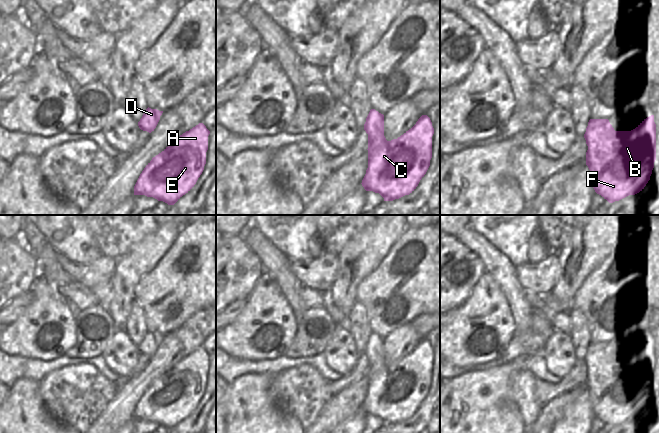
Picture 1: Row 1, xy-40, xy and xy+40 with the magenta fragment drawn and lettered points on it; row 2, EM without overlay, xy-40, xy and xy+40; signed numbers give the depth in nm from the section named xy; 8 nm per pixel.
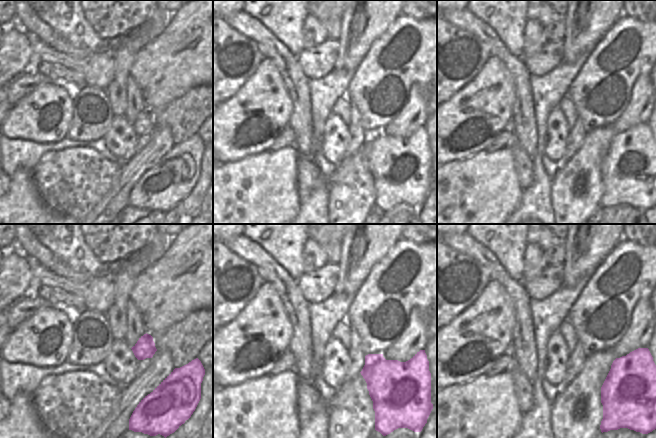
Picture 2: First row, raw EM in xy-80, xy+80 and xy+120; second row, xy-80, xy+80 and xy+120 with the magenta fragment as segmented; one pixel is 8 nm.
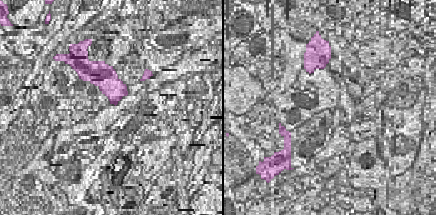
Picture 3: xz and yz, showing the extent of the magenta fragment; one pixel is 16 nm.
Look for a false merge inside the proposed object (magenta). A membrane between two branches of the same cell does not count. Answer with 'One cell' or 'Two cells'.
One cell

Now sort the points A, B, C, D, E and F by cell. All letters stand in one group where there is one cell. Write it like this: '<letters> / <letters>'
A B C D E F

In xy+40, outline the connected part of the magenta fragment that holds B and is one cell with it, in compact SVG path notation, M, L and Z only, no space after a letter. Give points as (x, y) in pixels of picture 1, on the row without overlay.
M654 339L631 355L615 355L608 343L590 343L584 358L588 374L586 389L595 416L609 427L642 415L652 398L656 384L656 348Z

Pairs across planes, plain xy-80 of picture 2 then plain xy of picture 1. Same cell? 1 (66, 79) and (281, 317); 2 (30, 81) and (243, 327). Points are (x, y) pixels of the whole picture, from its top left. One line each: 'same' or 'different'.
1: different
2: different

